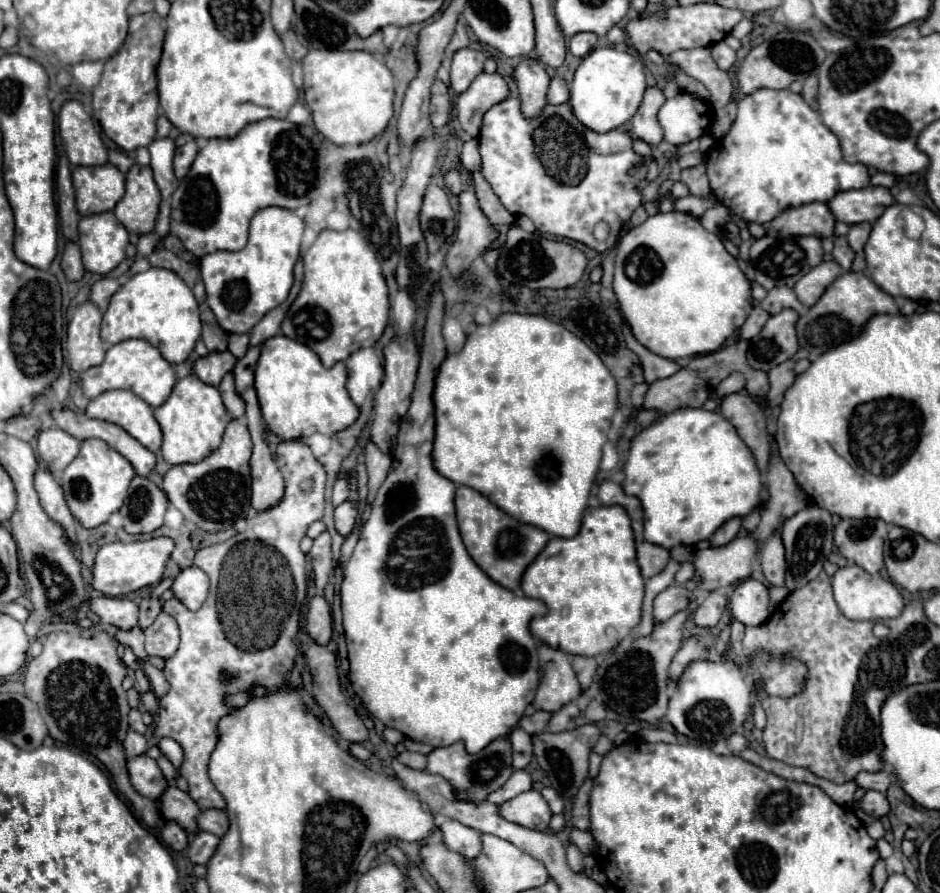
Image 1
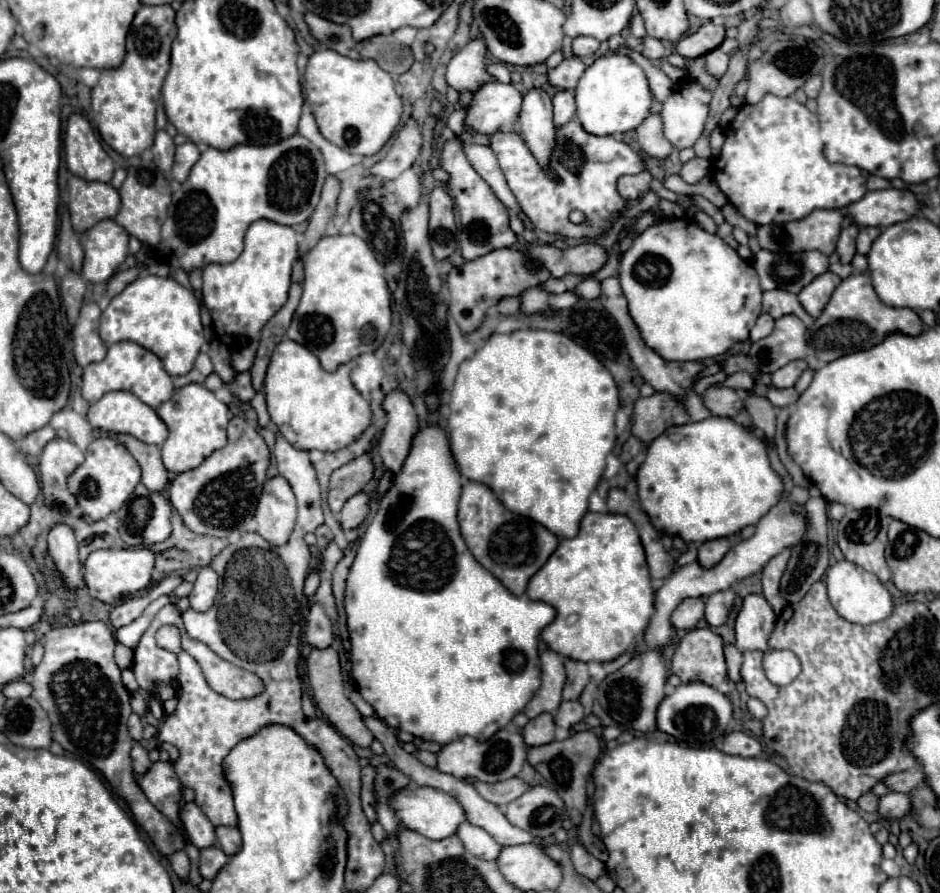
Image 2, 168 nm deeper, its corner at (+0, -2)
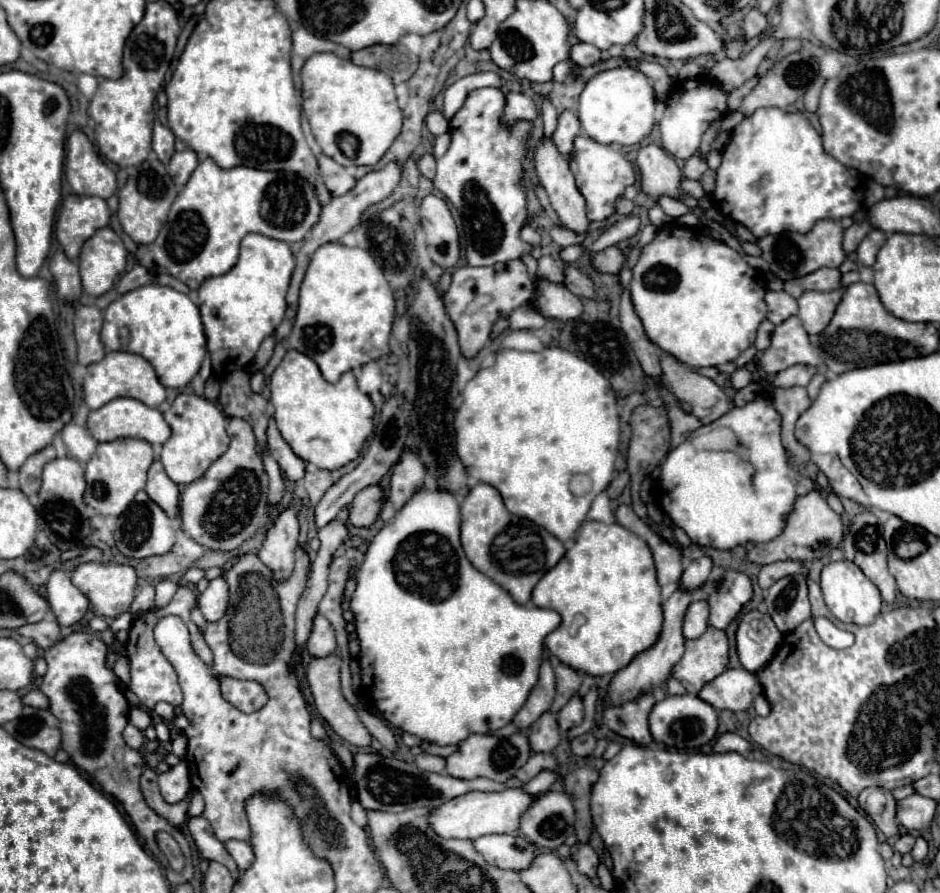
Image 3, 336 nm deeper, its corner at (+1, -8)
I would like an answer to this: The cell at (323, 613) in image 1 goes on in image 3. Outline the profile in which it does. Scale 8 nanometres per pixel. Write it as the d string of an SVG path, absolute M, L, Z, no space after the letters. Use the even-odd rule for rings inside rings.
M322 615L314 617L314 627L306 641L306 649L312 657L326 657L336 651L334 629L326 617L322 617Z

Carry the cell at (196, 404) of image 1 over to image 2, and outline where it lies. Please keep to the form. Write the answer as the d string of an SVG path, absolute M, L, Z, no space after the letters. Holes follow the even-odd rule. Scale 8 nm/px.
M191 383L173 393L169 401L157 407L159 417L169 427L169 437L163 443L163 465L171 473L183 473L199 467L213 451L227 445L227 423L229 423L229 407L219 401L209 389L203 385Z

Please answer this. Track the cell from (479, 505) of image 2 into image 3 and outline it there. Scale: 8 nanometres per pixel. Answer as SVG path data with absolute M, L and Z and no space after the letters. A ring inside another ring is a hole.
M478 483L476 487L472 487L462 501L460 515L462 547L466 551L466 557L478 571L504 587L520 605L526 605L530 601L534 585L560 561L566 551L562 541L558 541L546 529L534 523L516 523L512 513L508 513L508 509L504 507L500 493L492 485Z

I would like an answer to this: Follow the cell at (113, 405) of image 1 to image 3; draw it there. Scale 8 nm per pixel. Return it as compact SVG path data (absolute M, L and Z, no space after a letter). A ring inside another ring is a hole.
M124 397L112 399L104 407L96 409L96 411L90 411L88 429L90 429L92 437L98 443L114 441L114 439L120 439L120 437L134 437L134 439L148 441L150 445L162 445L170 437L170 427L164 421L164 417L162 417L162 413L158 409L152 409L152 407L144 405L144 403L140 403L138 399L124 399Z

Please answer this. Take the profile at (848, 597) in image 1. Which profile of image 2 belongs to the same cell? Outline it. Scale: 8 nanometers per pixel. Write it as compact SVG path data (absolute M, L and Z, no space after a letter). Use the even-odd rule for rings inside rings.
M843 559L843 561L837 561L835 565L831 565L825 575L825 585L827 585L829 601L833 603L835 611L851 623L871 625L871 623L883 621L885 617L889 617L889 613L893 609L893 599L891 599L891 593L885 589L885 585L873 573L865 571L863 567L851 563L851 561Z

